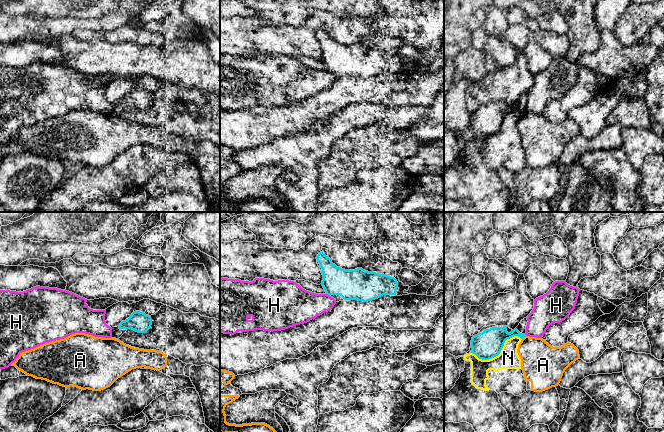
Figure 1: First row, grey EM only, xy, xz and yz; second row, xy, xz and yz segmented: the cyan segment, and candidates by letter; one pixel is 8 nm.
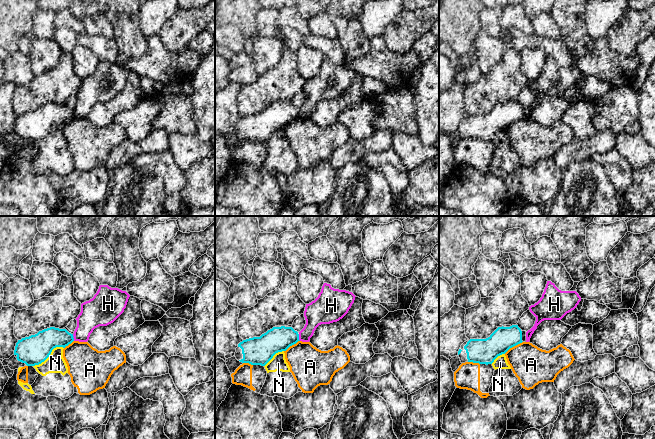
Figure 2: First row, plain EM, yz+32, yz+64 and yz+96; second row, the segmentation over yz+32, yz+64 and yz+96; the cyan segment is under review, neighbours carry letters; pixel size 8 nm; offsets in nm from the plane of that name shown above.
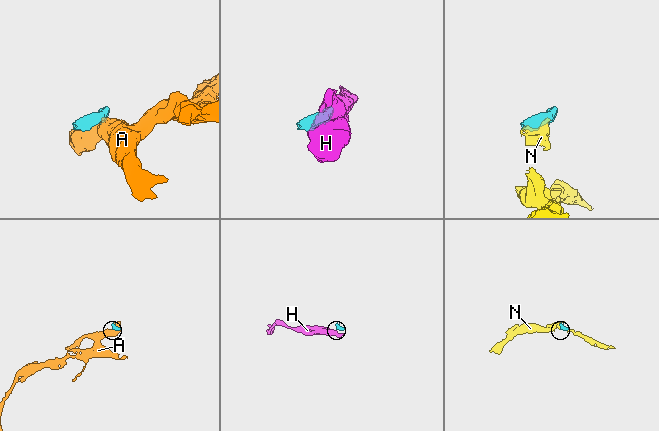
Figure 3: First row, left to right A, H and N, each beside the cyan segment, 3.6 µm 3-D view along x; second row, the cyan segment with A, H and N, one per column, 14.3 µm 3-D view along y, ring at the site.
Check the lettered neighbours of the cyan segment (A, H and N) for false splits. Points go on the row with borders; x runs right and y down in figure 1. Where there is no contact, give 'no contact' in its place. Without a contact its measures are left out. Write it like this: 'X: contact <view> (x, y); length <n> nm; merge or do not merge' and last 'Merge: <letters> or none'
A: contact yz (524, 336); length 50 nm; do not merge
H: contact xz (328, 294); length 50 nm; do not merge
N: contact yz (499, 353); length 420 nm; do not merge
Merge: none

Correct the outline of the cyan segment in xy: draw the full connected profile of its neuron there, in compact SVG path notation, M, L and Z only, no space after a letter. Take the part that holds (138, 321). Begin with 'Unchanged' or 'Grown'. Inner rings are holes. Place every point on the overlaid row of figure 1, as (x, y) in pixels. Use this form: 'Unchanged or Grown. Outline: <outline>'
Unchanged. Outline: M135 311L128 319L120 323L119 329L132 329L138 333L146 333L151 325L152 320L149 315L140 311Z

